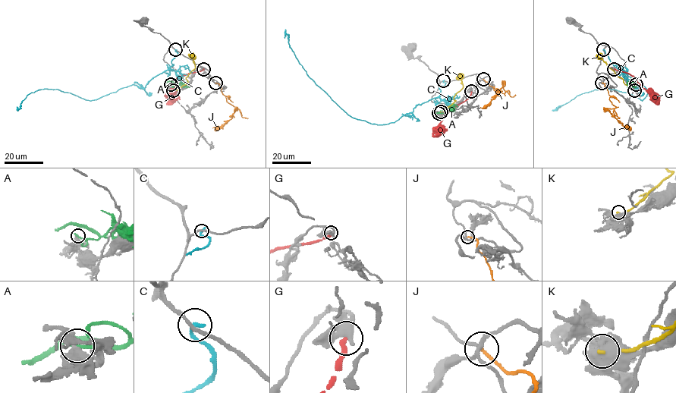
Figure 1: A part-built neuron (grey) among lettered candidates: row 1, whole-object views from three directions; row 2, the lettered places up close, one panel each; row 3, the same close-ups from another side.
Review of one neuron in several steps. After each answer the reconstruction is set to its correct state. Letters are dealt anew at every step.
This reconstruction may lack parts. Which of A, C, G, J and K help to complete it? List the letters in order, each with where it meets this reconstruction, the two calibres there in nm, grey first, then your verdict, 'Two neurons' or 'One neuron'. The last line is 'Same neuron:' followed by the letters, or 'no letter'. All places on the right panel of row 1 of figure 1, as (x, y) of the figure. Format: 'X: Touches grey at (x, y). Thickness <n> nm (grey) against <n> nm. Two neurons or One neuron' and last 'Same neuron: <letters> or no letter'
A: Touches grey at (636, 84). Thickness 320 nm (grey) against 260 nm. Two neurons
C: Touches grey at (603, 49). Thickness 200 nm (grey) against 260 nm. Two neurons
G: Touches grey at (614, 69). Thickness 400 nm (grey) against 320 nm. Two neurons
J: Touches grey at (602, 83). Thickness 190 nm (grey) against 150 nm. One neuron
K: Touches grey at (634, 90). Thickness 500 nm (grey) against 140 nm. Two neurons
Same neuron: J

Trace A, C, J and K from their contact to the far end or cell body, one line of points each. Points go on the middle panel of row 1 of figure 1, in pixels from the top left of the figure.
A: (438, 113), (441, 113), (441, 111), (446, 111), (454, 105), (457, 106)
C: (443, 80), (439, 95), (418, 104), (394, 122), (373, 124), (353, 118), (307, 73), (285, 29)
J: (483, 79), (490, 86), (505, 92), (503, 85), (492, 101), (480, 107)
K: (441, 111), (456, 101), (454, 96), (463, 87), (459, 75)

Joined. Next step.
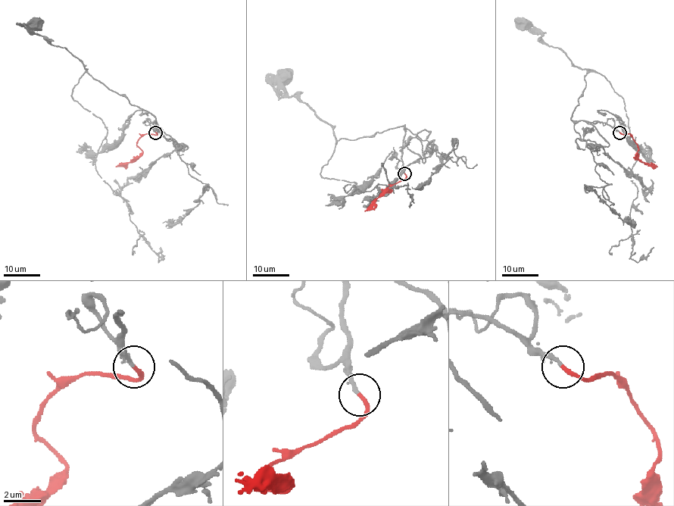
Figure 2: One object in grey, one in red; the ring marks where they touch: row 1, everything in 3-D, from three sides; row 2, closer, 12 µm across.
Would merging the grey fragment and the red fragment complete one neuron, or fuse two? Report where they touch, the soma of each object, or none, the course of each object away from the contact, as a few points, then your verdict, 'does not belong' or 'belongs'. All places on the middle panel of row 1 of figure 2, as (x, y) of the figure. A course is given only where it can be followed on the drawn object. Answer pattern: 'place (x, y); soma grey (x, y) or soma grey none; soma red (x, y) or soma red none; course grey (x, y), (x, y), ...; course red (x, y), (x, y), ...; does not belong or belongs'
place (404, 173); soma grey (284, 76); soma red none; course grey (405, 173), (401, 159), (404, 125), (336, 141), (329, 125), (304, 103), (288, 95), (282, 84), (285, 76); course red (405, 173), (405, 178), (386, 191), (391, 192), (384, 192), (364, 211); belongs

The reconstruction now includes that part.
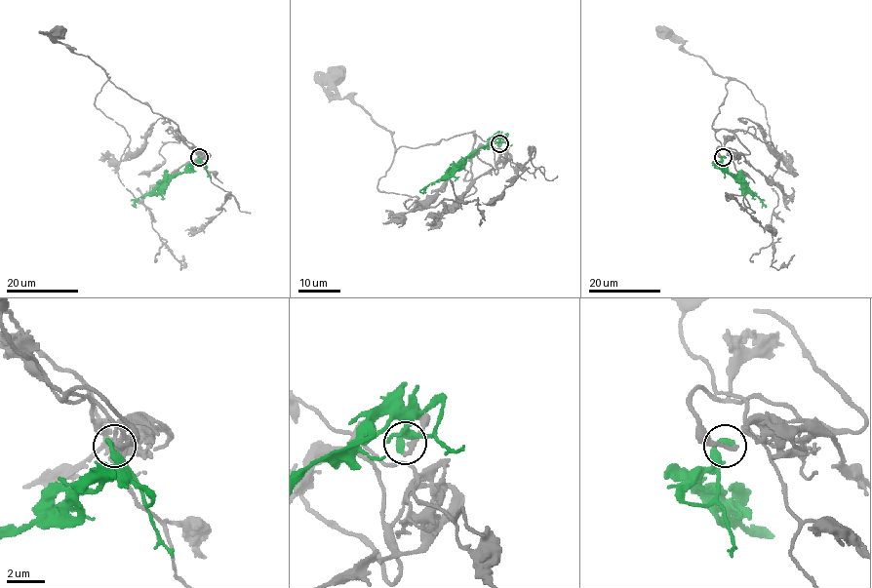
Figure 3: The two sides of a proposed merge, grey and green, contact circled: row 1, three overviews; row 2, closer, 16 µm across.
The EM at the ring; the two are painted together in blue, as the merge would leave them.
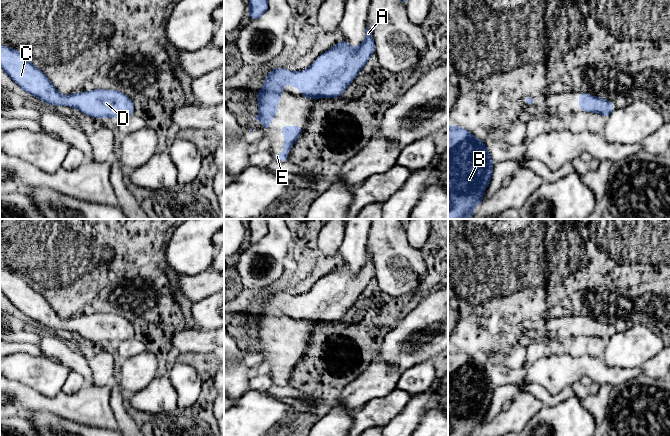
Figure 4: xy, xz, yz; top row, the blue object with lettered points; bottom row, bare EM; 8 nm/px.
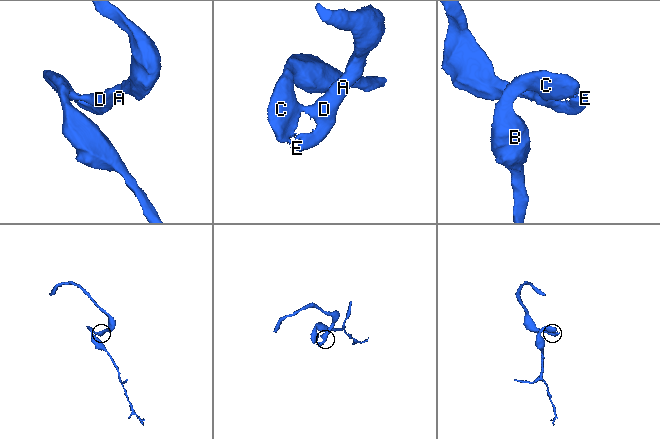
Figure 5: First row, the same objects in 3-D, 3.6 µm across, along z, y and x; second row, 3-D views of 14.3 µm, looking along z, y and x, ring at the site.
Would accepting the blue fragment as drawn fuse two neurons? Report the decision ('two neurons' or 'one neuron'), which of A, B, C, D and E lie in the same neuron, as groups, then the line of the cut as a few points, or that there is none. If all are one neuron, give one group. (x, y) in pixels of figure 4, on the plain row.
one neuron; groups A B C D E; cut none

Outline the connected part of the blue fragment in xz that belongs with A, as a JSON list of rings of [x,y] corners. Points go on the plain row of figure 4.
[[[366,251],[365,264],[356,272],[351,271],[343,263],[329,275],[321,278],[308,293],[291,297],[285,292],[271,294],[265,302],[263,311],[257,317],[259,338],[254,345],[260,344],[265,354],[272,353],[269,346],[276,341],[279,323],[283,318],[283,310],[287,307],[301,314],[302,323],[306,321],[313,323],[340,321],[374,277],[375,269],[372,256]]]

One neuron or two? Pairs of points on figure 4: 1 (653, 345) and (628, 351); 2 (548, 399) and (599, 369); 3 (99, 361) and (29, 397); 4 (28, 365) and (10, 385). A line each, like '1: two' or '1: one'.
1: one
2: two
3: two
4: two

